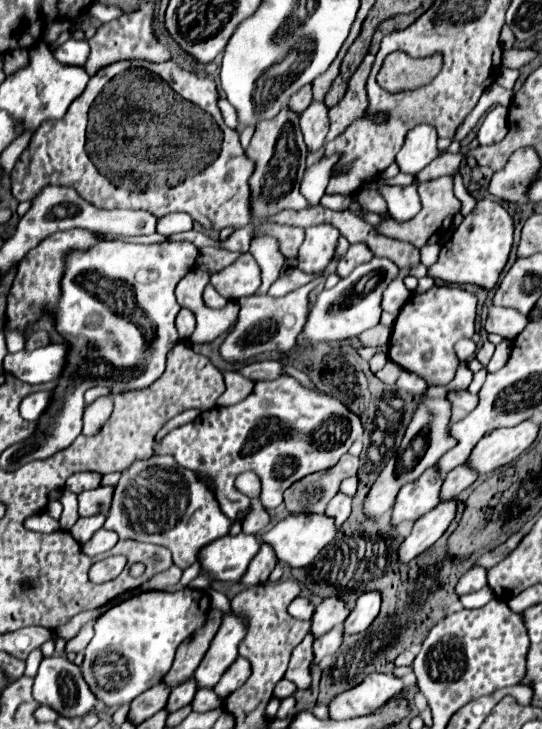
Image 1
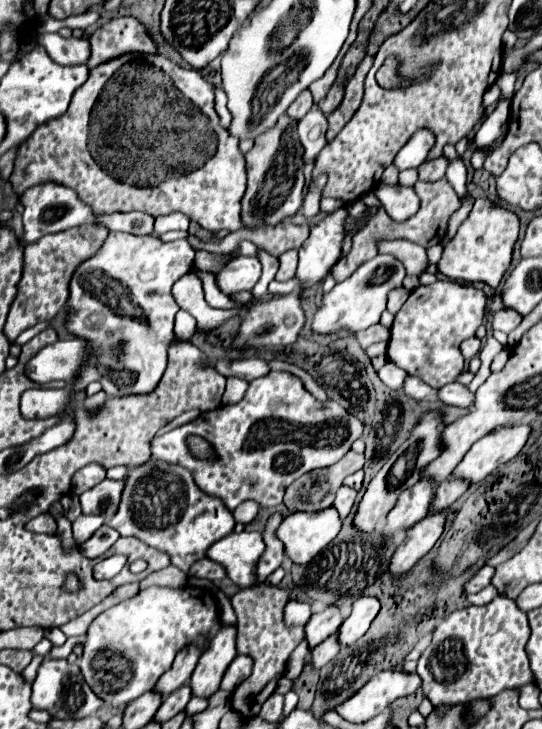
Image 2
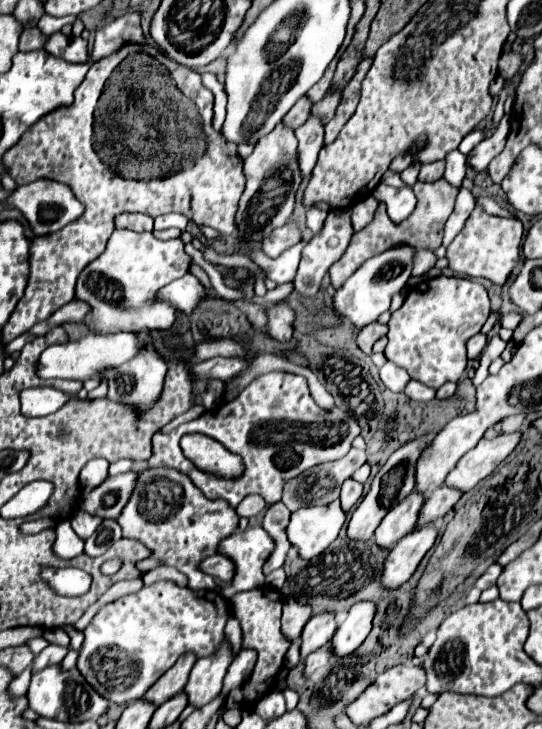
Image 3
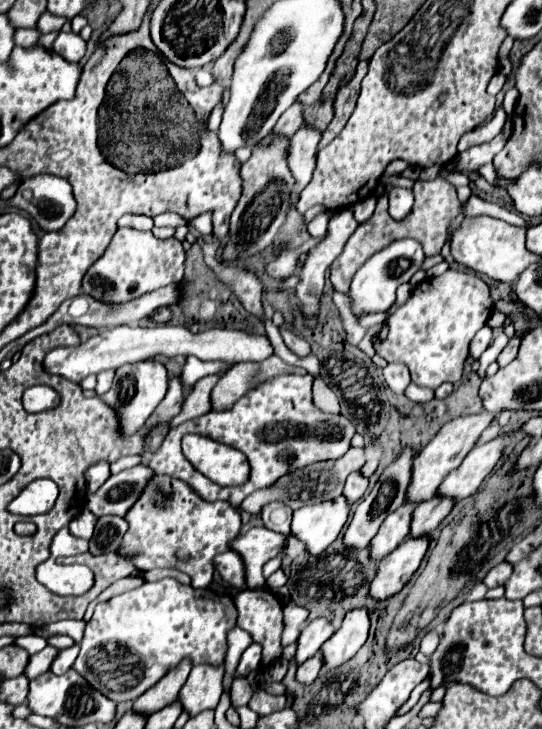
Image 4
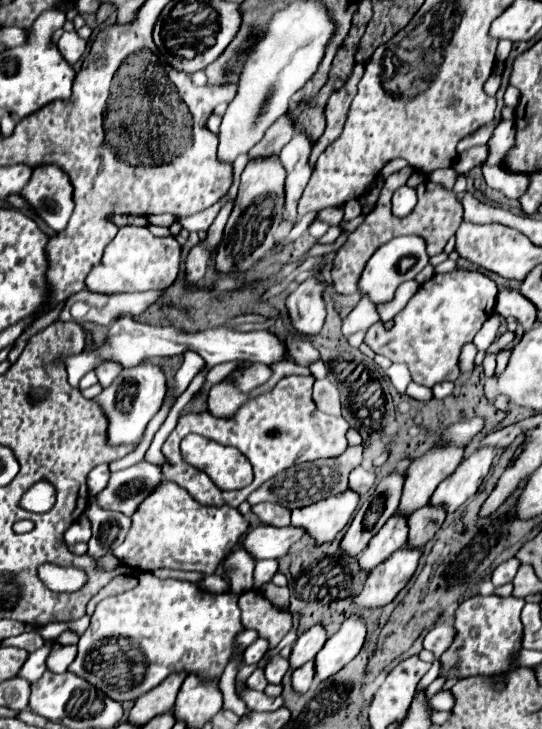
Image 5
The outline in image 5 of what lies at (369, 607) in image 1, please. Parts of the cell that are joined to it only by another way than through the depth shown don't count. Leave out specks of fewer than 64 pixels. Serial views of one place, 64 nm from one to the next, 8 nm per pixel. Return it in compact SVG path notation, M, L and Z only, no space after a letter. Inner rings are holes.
M350 616L316 654L316 680L324 682L332 678L336 672L340 672L360 652L364 638L366 638L364 622L358 616Z

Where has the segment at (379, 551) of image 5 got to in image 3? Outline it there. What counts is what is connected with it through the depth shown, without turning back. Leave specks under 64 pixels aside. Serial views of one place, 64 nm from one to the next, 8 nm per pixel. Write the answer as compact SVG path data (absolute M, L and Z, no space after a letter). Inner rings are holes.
M412 492L398 506L394 506L384 516L384 520L376 530L376 536L374 536L376 544L380 544L380 548L392 548L410 530L414 530L414 524L418 520L418 510L422 504L424 504L424 496L418 492Z

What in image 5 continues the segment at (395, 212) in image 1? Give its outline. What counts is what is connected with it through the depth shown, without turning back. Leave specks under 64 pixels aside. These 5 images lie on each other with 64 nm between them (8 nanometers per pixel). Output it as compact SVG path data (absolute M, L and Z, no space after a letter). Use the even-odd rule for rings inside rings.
M402 186L392 196L392 214L398 218L404 218L412 212L416 206L416 190L410 186Z

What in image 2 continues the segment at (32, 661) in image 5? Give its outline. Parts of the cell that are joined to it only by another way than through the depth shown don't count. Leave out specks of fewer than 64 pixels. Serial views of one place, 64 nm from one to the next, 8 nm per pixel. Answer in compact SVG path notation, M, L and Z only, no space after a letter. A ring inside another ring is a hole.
M80 636L80 638L68 638L66 640L66 644L62 644L62 646L52 646L52 650L48 652L48 656L46 656L46 660L64 660L64 658L68 658L68 654L72 652L72 648L78 644L78 642L84 642L84 636Z

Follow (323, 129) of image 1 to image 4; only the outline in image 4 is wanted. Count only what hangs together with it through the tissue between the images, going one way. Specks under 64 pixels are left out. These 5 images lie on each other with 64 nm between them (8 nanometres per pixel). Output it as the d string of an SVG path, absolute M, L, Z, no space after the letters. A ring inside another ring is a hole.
M300 128L290 138L288 148L288 168L296 180L296 188L292 190L292 204L298 200L298 194L306 188L312 178L312 170L316 164L316 146L320 142L320 132L314 128Z

